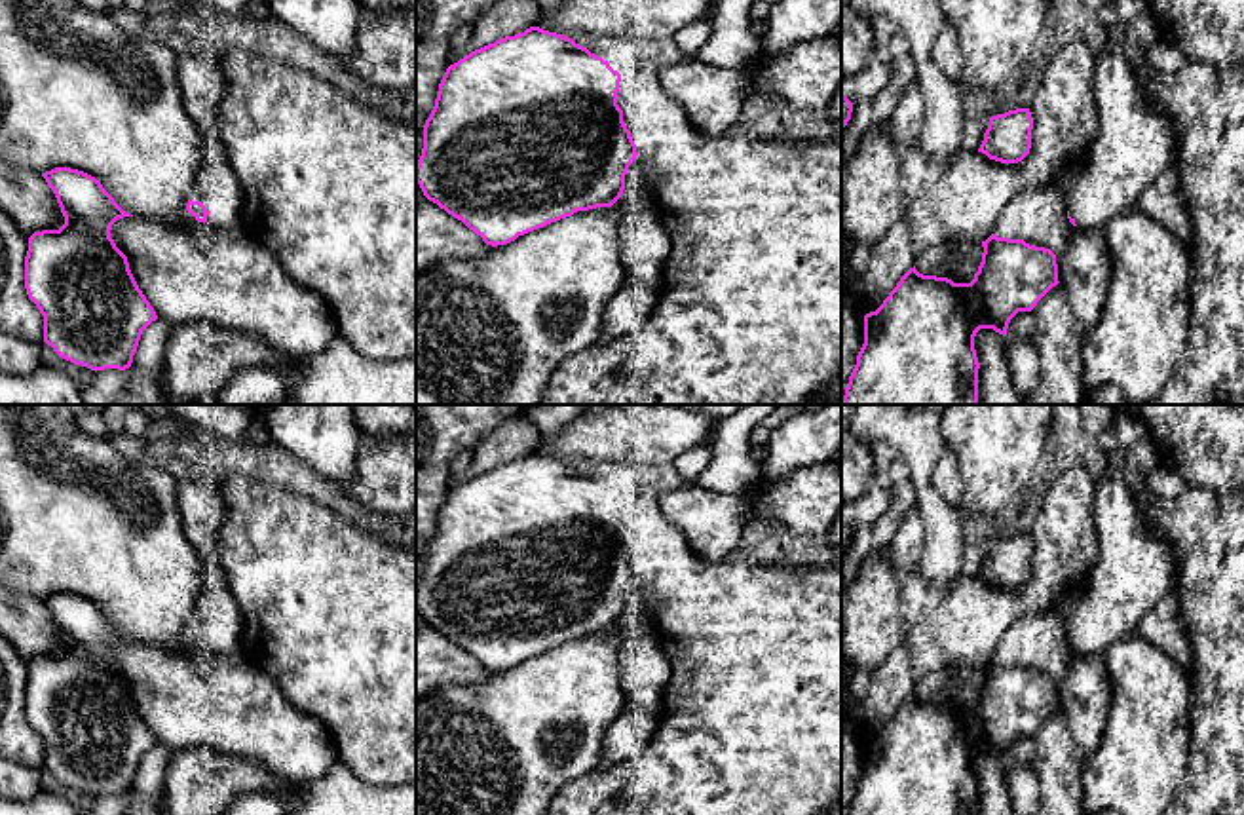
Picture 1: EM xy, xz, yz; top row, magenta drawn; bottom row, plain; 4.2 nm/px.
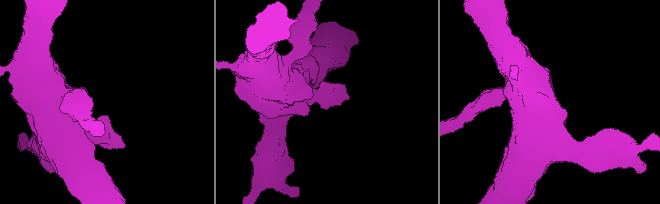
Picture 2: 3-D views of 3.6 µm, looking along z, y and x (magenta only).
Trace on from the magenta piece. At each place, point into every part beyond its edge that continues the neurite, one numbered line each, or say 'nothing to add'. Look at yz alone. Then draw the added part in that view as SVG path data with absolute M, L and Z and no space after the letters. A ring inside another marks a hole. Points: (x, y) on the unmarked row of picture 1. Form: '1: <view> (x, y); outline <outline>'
1: yz (1134, 568); outline M1121 469L1096 479L1092 521L1098 557L1067 621L1067 636L1077 654L1102 654L1119 636L1136 633L1140 619L1176 587L1174 555L1149 528L1136 483Z

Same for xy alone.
1: xy (202, 510); outline M199 479L179 484L179 513L203 566L201 591L190 625L207 633L209 650L218 654L239 652L243 616L217 553L217 540L226 517L220 481Z

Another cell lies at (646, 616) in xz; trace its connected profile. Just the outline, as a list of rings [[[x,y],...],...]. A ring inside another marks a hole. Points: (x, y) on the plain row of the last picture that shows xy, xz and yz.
[[[636,581],[636,585],[629,591],[625,604],[629,602],[636,602],[640,610],[636,614],[625,614],[621,623],[612,633],[623,636],[627,627],[631,623],[636,623],[640,633],[644,633],[648,638],[657,640],[655,612],[646,606],[640,581]]]

